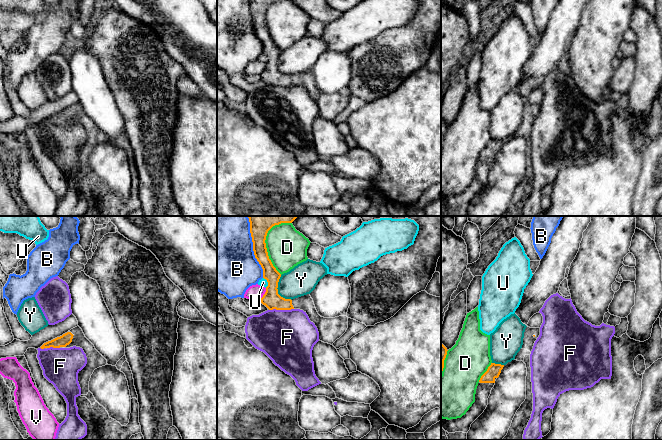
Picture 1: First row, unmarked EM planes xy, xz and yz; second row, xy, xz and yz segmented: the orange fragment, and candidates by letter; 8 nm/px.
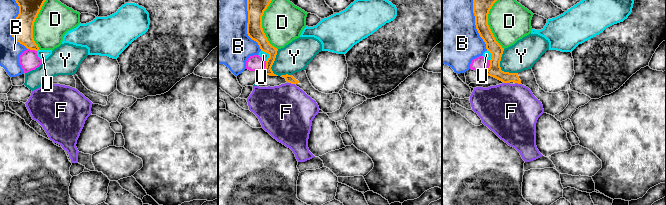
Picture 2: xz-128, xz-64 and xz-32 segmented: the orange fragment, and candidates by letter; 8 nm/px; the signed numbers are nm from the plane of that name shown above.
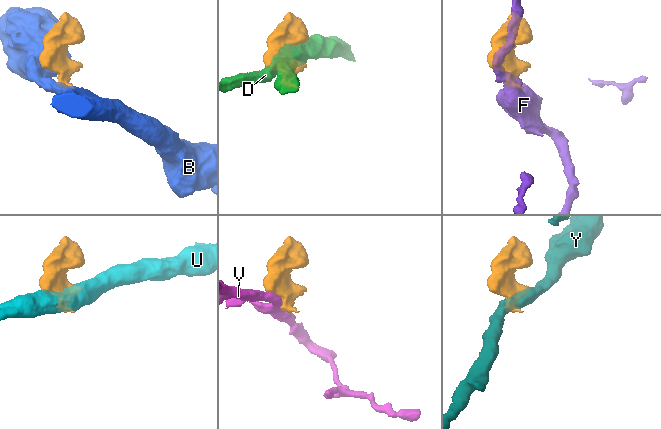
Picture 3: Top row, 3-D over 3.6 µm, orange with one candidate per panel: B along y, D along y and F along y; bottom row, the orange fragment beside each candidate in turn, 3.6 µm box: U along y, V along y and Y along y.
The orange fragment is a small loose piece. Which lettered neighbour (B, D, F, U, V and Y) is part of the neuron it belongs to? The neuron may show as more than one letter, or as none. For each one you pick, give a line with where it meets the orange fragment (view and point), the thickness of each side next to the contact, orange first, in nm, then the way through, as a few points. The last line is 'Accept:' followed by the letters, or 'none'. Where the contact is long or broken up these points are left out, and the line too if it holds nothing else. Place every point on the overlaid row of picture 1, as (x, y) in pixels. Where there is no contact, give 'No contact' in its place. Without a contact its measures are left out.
Accept: none

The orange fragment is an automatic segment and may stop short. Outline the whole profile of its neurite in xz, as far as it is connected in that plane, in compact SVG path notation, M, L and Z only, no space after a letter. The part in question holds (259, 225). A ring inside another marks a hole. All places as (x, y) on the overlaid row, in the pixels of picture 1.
M247 216L250 222L250 233L253 242L255 258L263 269L263 278L267 280L266 292L261 298L261 303L269 310L303 310L310 321L315 324L319 332L319 340L333 345L348 328L348 317L335 318L321 317L314 305L310 294L295 298L285 299L278 294L278 282L281 274L273 266L266 248L268 231L281 223L292 223L298 216Z

